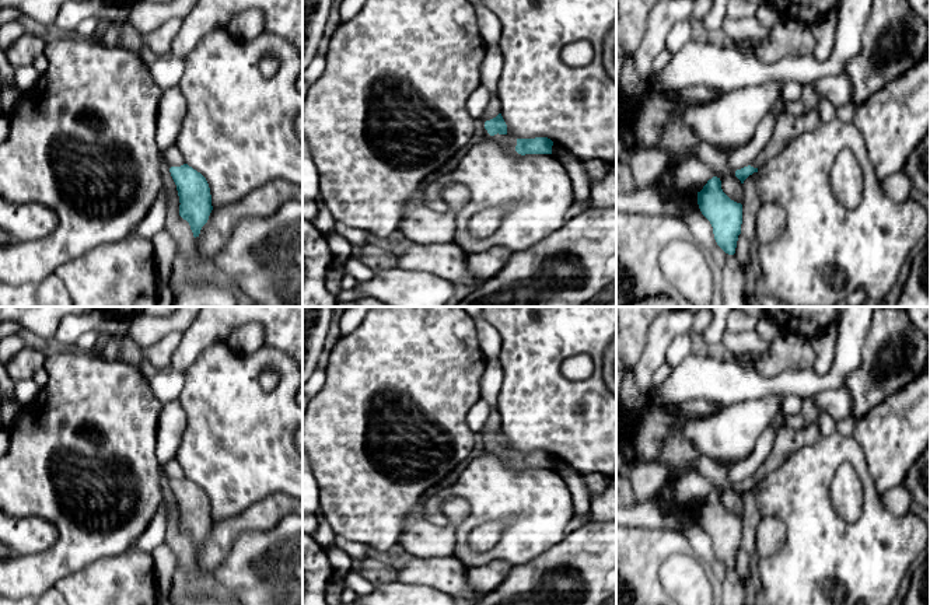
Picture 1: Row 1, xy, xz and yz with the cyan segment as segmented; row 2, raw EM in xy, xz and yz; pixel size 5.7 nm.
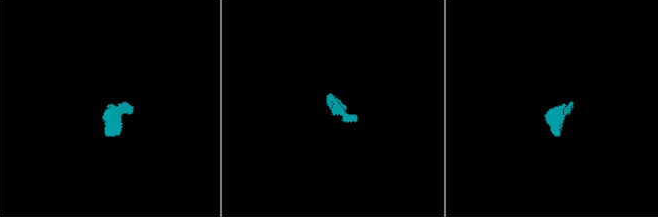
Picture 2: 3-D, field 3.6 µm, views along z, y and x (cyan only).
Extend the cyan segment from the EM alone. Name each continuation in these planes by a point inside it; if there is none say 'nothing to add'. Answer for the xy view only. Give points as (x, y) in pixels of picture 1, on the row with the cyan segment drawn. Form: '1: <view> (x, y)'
nothing to add

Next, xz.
1: xz (509, 142)

